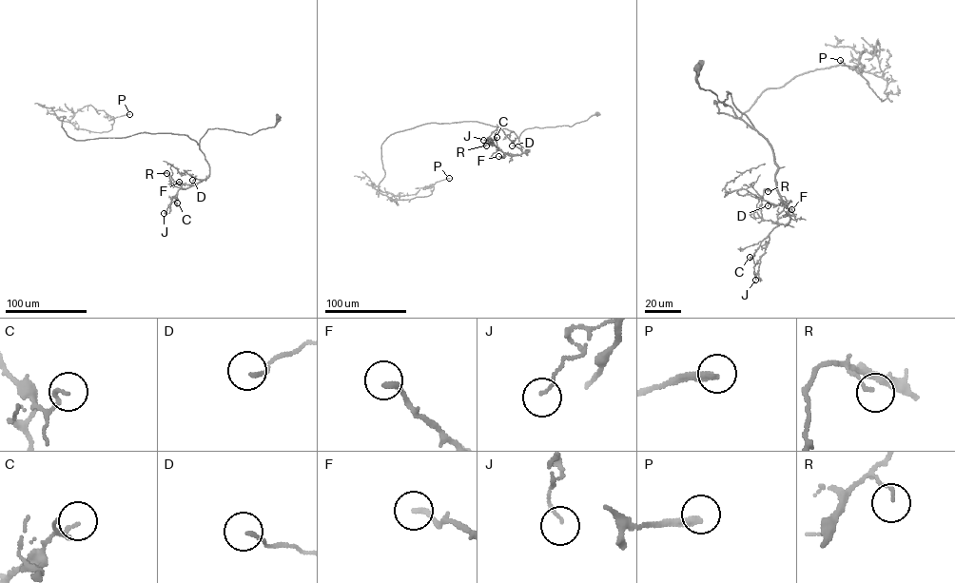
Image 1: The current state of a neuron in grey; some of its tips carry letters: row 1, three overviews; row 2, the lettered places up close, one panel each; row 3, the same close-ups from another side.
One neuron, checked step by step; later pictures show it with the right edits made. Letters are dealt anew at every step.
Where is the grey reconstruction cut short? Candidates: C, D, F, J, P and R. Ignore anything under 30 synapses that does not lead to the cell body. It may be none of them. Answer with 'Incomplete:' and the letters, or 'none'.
Incomplete: P

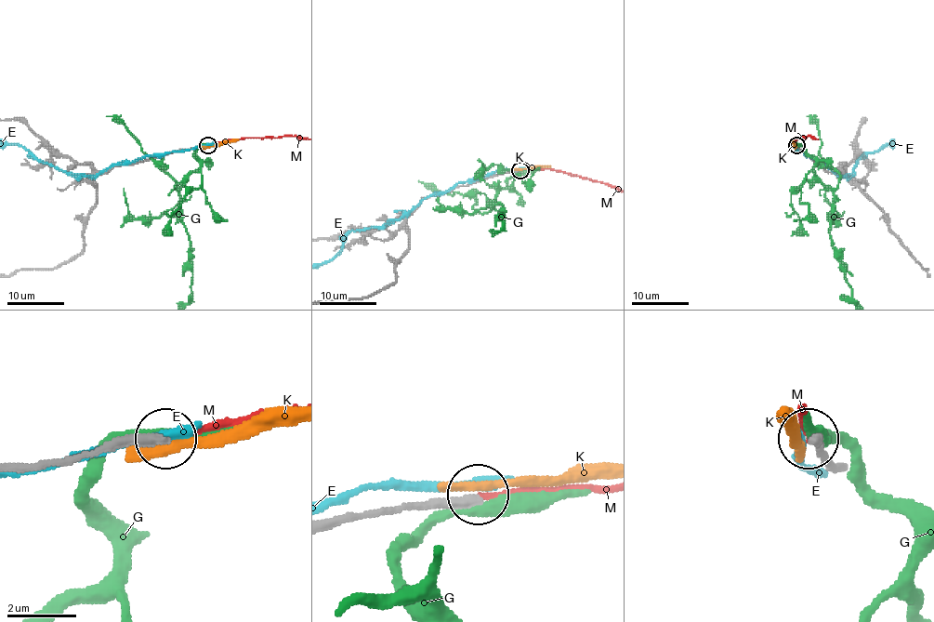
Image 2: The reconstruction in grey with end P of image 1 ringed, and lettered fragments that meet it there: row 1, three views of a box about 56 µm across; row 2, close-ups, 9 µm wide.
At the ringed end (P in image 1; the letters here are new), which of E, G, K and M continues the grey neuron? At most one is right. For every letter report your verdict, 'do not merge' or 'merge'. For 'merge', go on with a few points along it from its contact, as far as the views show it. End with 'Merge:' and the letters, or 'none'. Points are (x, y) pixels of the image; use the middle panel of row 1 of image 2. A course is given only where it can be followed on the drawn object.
E: do not merge
G: do not merge
K: do not merge
M: merge
Merge: M

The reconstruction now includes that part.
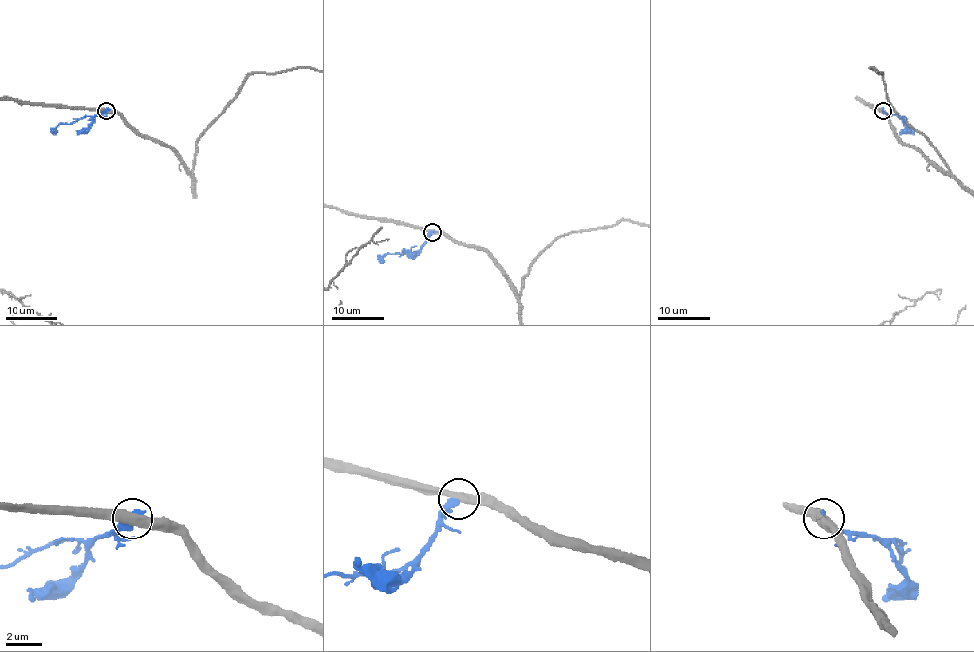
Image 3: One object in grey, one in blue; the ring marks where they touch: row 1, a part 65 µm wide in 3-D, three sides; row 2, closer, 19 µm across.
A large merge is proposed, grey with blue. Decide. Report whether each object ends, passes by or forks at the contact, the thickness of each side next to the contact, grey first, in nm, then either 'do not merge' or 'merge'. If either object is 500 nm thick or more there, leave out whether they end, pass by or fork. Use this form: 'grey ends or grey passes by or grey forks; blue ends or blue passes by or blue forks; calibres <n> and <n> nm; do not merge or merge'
calibres 440 and 500 nm; do not merge

